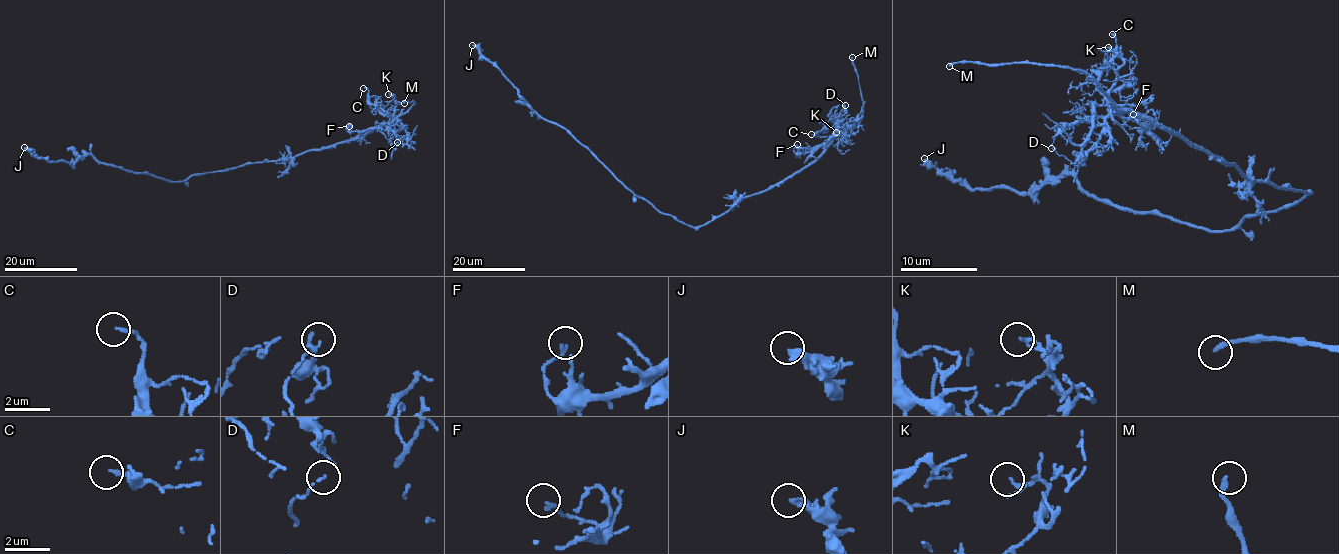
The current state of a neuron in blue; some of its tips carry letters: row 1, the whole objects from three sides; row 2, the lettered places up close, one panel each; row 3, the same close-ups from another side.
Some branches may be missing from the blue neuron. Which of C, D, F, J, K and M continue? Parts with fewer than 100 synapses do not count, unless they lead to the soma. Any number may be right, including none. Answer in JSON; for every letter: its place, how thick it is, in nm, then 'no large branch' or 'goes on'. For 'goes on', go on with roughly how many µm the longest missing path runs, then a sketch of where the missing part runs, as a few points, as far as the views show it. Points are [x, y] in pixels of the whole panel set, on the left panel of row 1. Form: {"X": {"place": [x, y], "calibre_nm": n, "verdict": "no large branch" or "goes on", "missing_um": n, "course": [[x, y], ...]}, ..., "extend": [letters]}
{"C": {"place": [363, 88], "calibre_nm": 130, "verdict": "no large branch"}, "D": {"place": [397, 142], "calibre_nm": 70, "verdict": "no large branch"}, "F": {"place": [349, 126], "calibre_nm": 160, "verdict": "no large branch"}, "J": {"place": [24, 147], "calibre_nm": 300, "verdict": "no large branch"}, "K": {"place": [388, 94], "calibre_nm": 150, "verdict": "no large branch"}, "M": {"place": [404, 103], "calibre_nm": 200, "verdict": "goes on", "missing_um": 50}, "extend": ["M"]}

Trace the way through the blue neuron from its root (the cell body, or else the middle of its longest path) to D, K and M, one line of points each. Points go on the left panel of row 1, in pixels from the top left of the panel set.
D: (238, 167), (333, 147), (383, 126), (388, 129), (393, 149), (397, 142)
K: (238, 167), (292, 158), (365, 135), (393, 118), (394, 96), (388, 94)
M: (238, 167), (292, 158), (365, 135), (404, 113), (415, 102), (404, 103)

